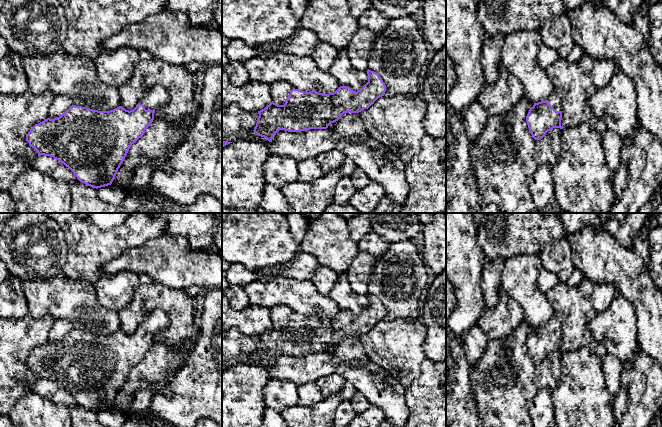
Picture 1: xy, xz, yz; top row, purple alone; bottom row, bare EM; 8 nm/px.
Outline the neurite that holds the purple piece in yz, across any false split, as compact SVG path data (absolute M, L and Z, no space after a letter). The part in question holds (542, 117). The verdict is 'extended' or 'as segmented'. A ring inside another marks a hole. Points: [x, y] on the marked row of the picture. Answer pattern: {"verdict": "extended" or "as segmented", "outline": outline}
{"verdict": "extended", "outline": "M553 91L548 100L534 103L526 116L526 122L532 137L541 140L553 128L564 128L561 118L561 97Z"}

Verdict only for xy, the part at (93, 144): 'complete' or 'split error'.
split error

